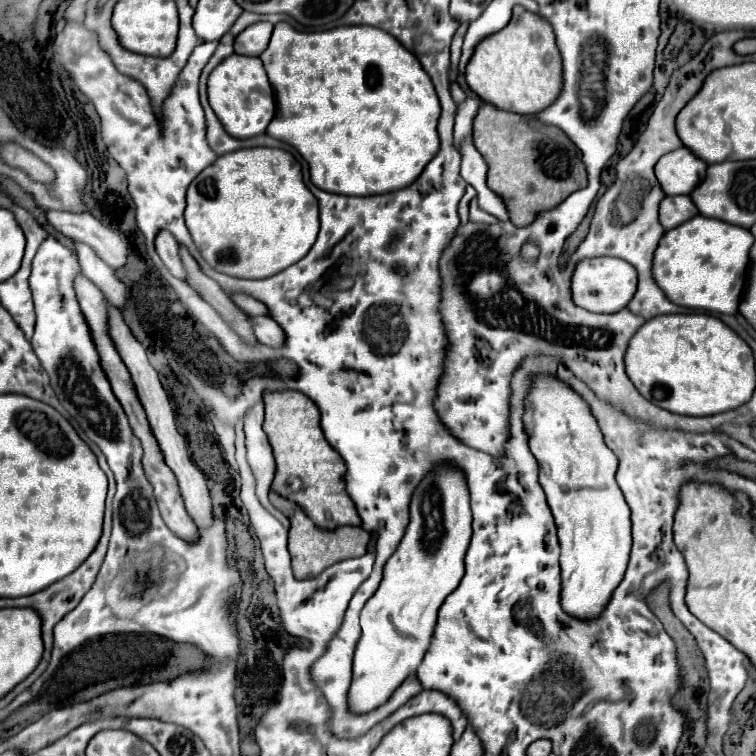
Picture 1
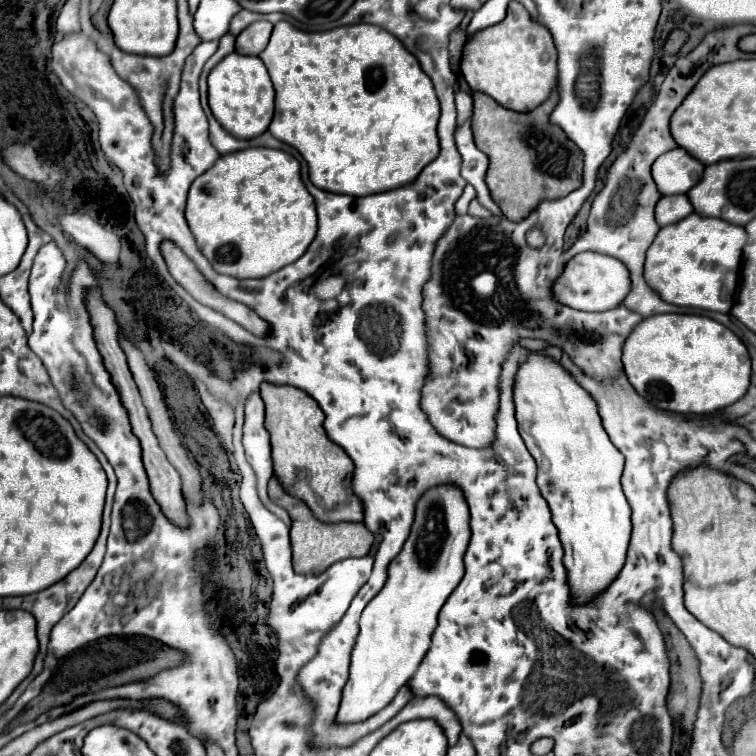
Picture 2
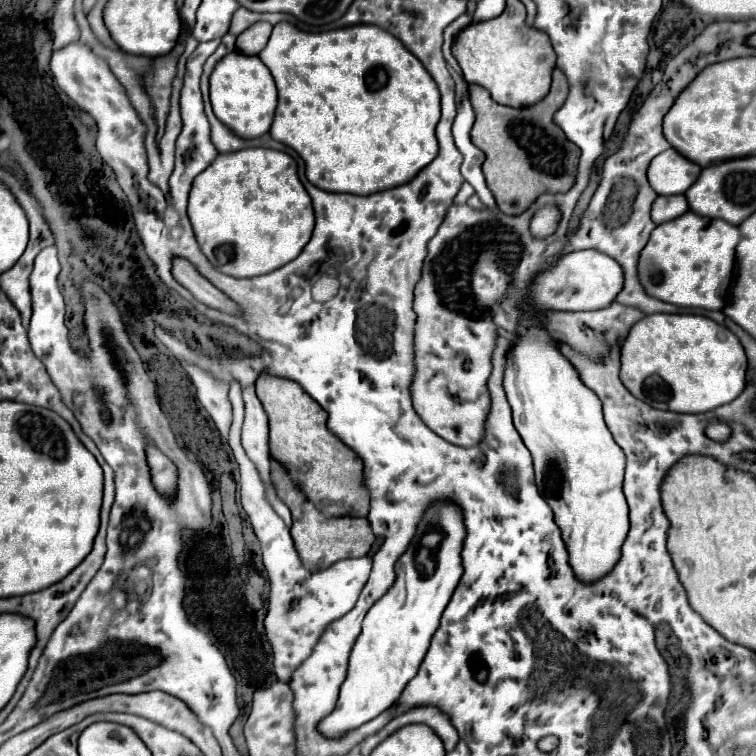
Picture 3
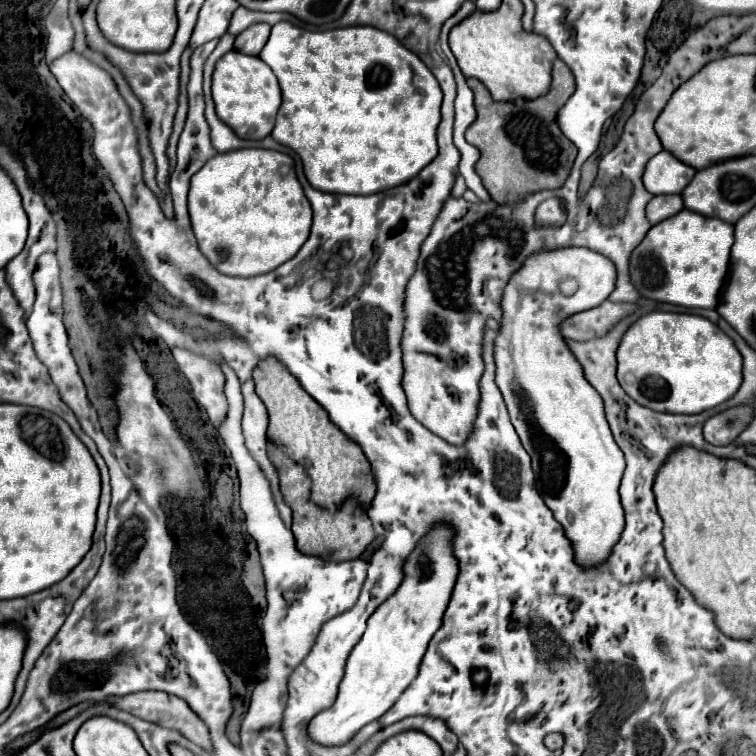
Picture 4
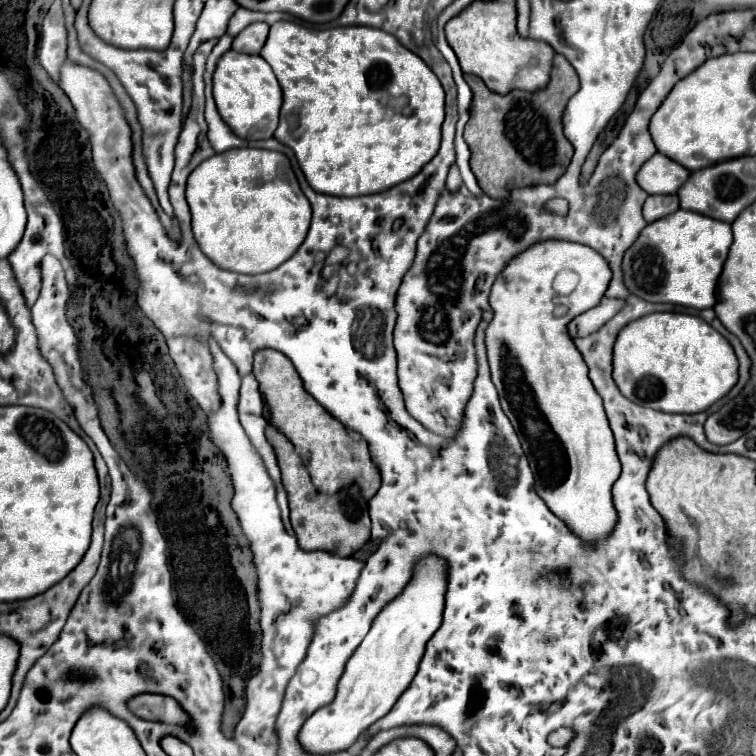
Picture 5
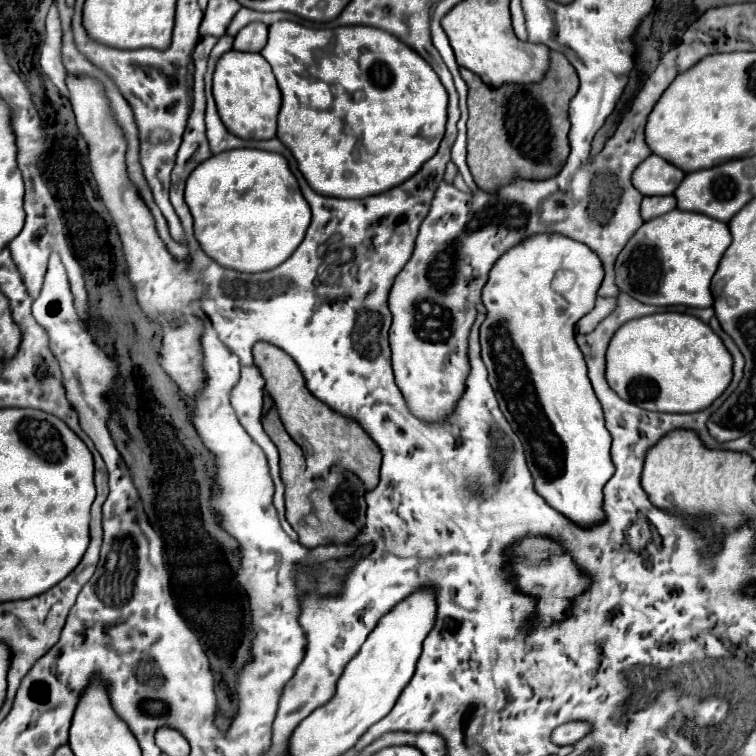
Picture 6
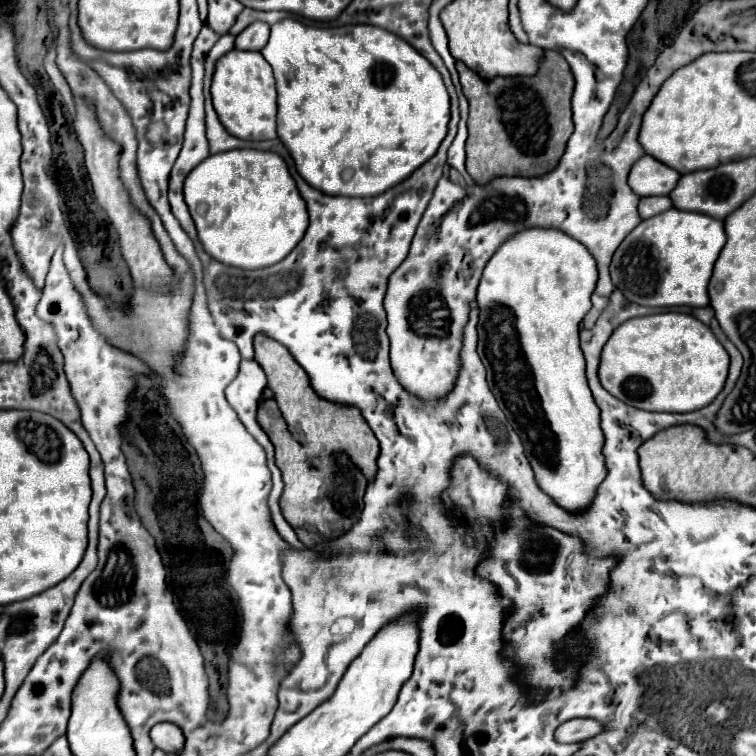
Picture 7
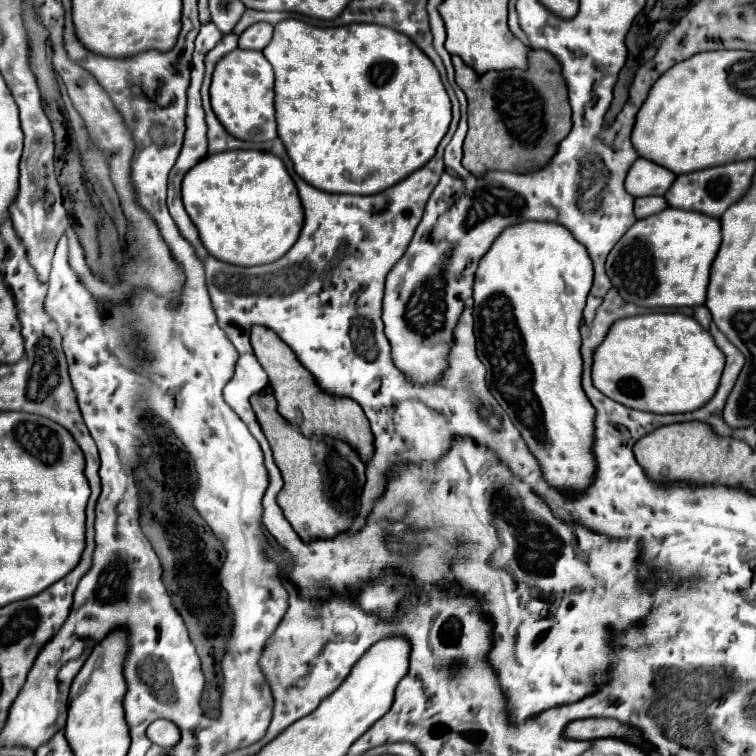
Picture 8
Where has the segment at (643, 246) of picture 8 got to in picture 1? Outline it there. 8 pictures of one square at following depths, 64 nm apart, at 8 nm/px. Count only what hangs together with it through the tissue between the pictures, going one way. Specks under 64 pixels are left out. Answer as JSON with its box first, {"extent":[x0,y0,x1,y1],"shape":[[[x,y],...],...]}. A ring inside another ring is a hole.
{"extent":[654,216,754,314],"shape":[[[694,216],[686,224],[680,224],[662,236],[654,254],[654,280],[664,290],[668,300],[678,306],[718,314],[736,314],[746,284],[752,244],[754,240],[750,230],[716,218]]]}

